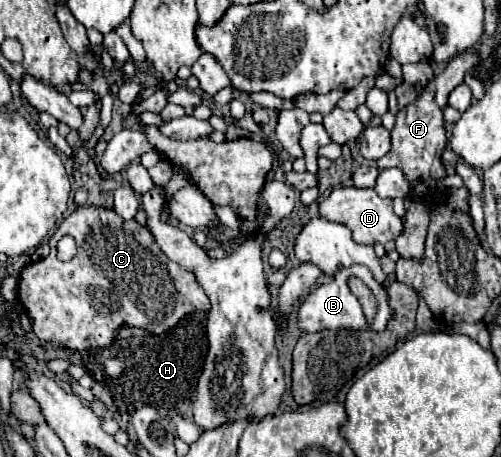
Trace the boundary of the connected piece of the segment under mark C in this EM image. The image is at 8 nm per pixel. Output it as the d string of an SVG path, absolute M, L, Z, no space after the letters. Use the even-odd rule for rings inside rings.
M78 207L58 225L48 245L50 255L24 267L20 275L22 281L18 285L20 303L32 317L32 331L40 341L52 341L74 351L104 349L116 339L120 327L140 327L150 333L164 333L182 317L194 311L210 309L210 301L196 277L164 257L162 249L154 247L154 239L146 239L146 235L134 235L134 219L124 221L112 209ZM62 235L72 235L78 245L76 257L68 263L56 257L56 241Z

